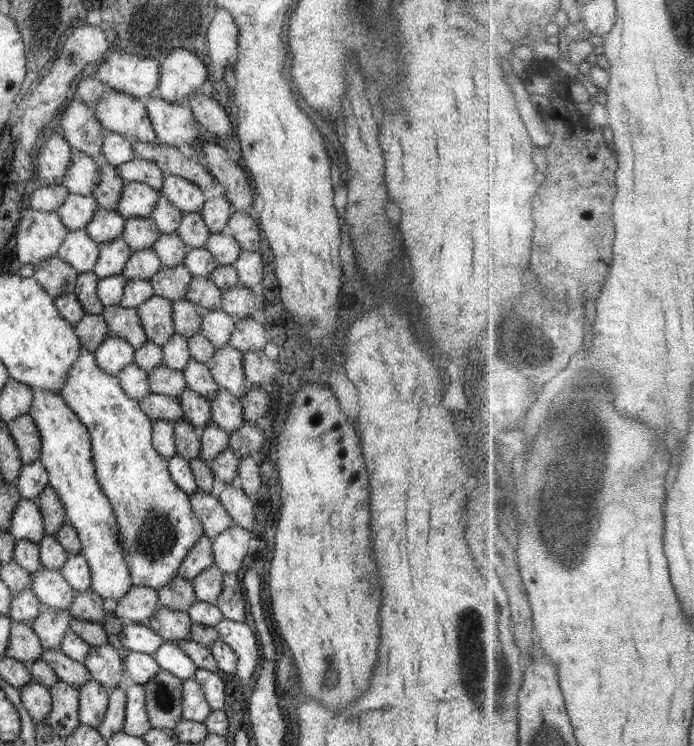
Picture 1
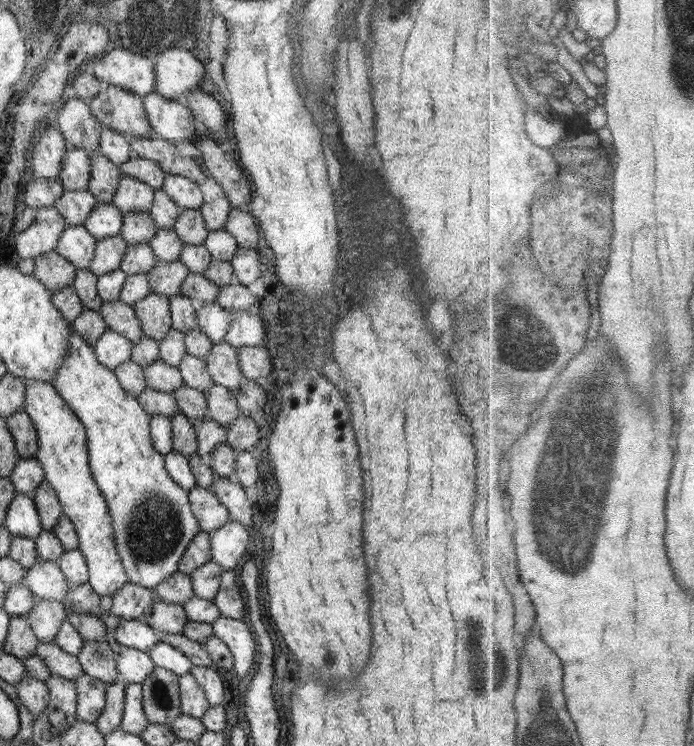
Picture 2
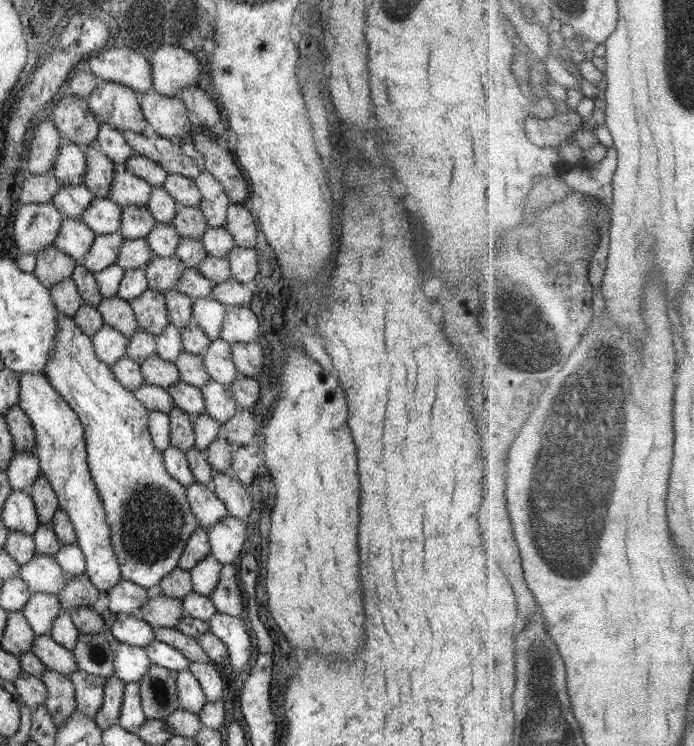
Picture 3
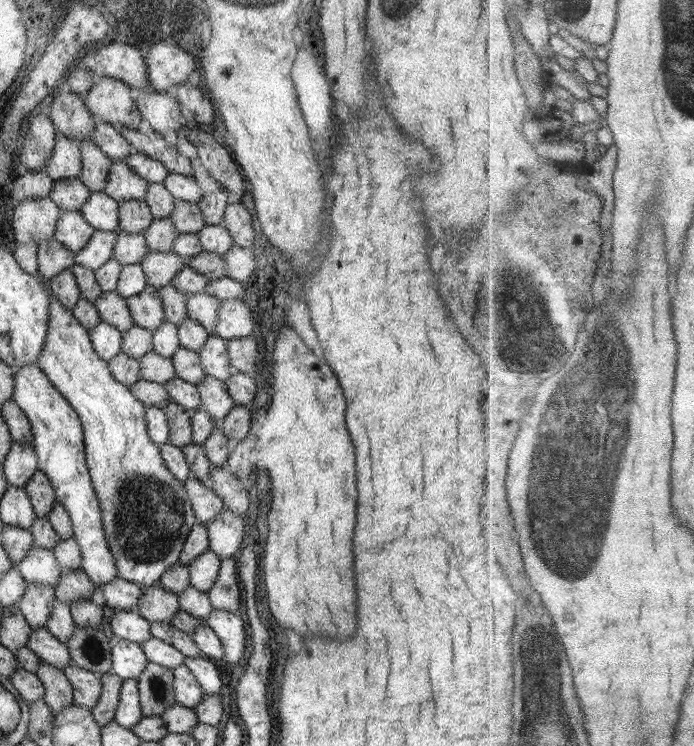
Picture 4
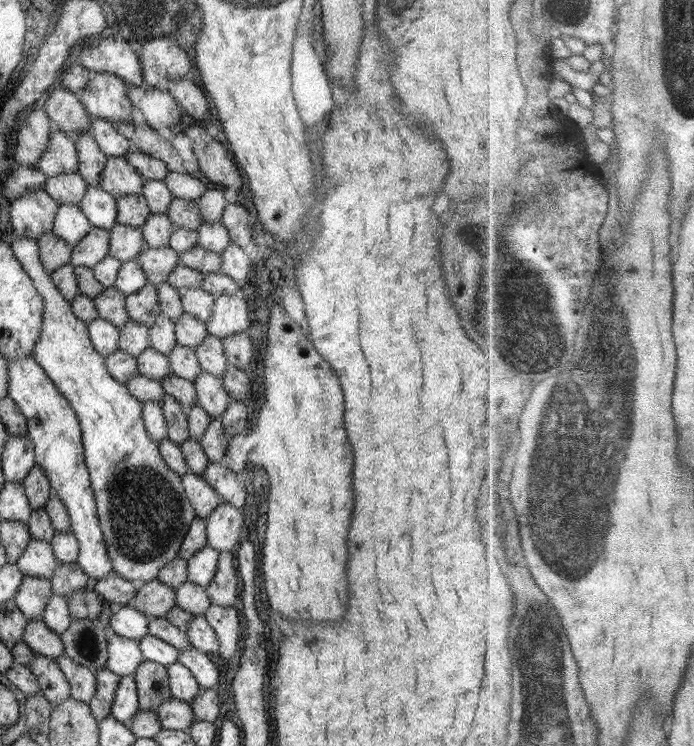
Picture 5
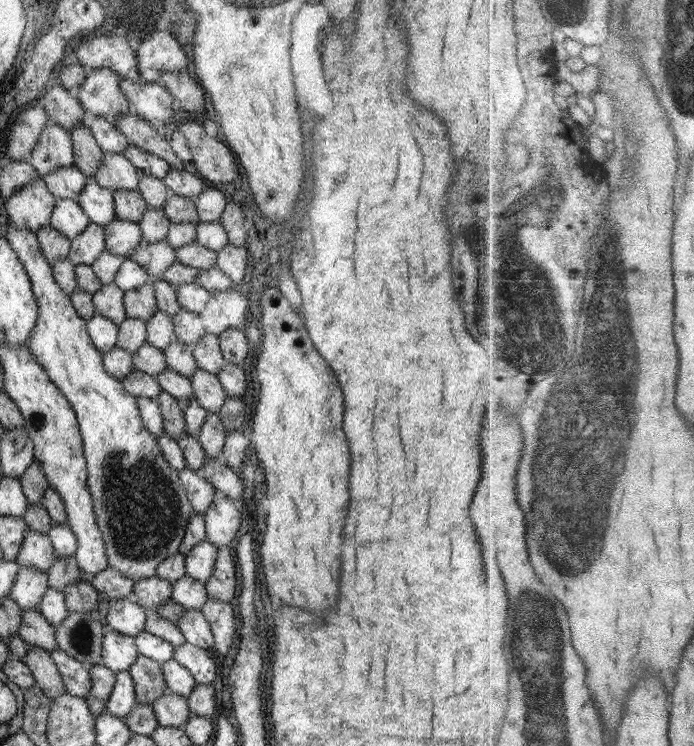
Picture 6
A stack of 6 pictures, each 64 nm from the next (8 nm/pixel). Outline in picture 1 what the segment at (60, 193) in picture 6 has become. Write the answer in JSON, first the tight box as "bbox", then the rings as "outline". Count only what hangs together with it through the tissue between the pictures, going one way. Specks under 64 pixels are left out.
{"bbox":[56,193,98,231],"outline":[[[68,193],[66,201],[56,209],[68,231],[86,230],[86,225],[96,215],[98,201],[92,195]]]}

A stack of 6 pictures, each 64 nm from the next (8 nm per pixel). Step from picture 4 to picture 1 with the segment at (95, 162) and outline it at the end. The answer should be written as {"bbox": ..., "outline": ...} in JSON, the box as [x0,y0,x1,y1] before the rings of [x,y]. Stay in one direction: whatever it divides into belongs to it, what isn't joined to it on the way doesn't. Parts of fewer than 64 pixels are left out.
{"bbox":[92,162,124,211],"outline":[[[108,162],[100,165],[100,181],[92,191],[92,196],[98,201],[99,207],[111,211],[118,210],[122,189],[124,189],[124,181],[118,175],[116,167]]]}

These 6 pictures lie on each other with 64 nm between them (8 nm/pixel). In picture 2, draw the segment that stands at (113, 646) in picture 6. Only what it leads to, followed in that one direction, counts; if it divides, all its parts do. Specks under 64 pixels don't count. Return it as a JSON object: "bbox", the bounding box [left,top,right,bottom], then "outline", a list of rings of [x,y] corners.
{"bbox":[116,647,154,683],"outline":[[[126,647],[117,655],[116,664],[120,679],[126,683],[140,683],[154,671],[154,661],[148,651]]]}

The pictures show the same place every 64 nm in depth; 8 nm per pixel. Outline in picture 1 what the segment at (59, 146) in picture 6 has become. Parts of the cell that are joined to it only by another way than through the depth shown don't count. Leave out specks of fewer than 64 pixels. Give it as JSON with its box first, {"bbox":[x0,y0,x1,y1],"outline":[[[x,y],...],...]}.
{"bbox":[62,149,100,195],"outline":[[[72,149],[72,163],[66,169],[62,185],[70,193],[92,195],[98,181],[100,181],[100,165],[87,154]]]}

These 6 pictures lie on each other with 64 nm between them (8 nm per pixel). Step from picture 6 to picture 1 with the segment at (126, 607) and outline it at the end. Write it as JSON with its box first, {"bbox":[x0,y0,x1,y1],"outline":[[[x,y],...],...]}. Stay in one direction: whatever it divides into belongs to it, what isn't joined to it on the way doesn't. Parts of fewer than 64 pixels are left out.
{"bbox":[120,622,163,656],"outline":[[[124,622],[120,632],[120,642],[130,651],[154,656],[154,651],[162,646],[163,638],[146,624]]]}

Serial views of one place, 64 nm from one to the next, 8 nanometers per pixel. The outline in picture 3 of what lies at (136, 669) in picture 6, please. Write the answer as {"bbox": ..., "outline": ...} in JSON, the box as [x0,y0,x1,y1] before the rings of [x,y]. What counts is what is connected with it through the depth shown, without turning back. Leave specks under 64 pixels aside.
{"bbox":[140,664,179,720],"outline":[[[152,664],[140,679],[141,706],[147,719],[165,720],[179,708],[177,673]]]}

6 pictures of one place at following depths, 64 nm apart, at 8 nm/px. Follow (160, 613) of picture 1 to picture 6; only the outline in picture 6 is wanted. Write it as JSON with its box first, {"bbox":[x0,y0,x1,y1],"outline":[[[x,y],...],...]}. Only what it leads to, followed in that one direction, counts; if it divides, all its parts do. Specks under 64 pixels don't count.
{"bbox":[130,575,172,612],"outline":[[[158,575],[144,577],[134,581],[130,598],[146,609],[146,612],[158,610],[158,605],[172,598],[172,584]]]}

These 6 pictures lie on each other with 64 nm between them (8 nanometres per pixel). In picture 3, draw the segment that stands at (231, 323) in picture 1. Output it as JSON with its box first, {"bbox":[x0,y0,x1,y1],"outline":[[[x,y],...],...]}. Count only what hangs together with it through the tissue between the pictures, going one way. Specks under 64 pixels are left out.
{"bbox":[192,296,226,340],"outline":[[[211,296],[194,299],[192,305],[194,322],[206,333],[209,340],[220,339],[226,308]]]}

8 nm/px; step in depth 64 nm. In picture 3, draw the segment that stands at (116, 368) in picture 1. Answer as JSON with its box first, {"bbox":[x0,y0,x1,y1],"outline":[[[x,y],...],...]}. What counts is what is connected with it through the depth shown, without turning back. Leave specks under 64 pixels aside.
{"bbox":[91,324,128,367],"outline":[[[107,324],[100,327],[91,339],[96,356],[109,367],[114,365],[118,359],[126,357],[128,338]]]}

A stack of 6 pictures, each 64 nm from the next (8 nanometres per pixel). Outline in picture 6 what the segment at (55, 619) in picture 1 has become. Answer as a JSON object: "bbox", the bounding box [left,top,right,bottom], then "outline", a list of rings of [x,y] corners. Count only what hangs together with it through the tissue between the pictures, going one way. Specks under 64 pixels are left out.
{"bbox":[9,566,49,611],"outline":[[[19,566],[18,575],[14,577],[14,585],[9,597],[20,606],[22,611],[26,609],[38,609],[40,599],[49,589],[48,576],[44,571],[36,567]]]}

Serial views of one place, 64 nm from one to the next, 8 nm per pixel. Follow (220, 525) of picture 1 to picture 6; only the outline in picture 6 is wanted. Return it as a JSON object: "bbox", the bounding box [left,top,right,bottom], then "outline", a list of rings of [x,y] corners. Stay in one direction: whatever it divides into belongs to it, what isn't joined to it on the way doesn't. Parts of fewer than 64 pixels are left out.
{"bbox":[179,468,216,515],"outline":[[[190,468],[179,472],[179,480],[186,491],[192,509],[197,514],[204,515],[212,501],[214,501],[214,497],[216,497],[214,486]]]}

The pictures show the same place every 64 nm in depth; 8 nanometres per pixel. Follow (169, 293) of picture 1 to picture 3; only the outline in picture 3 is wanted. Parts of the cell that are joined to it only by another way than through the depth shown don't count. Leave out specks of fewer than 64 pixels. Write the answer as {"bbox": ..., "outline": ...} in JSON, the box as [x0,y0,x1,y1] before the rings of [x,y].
{"bbox":[144,255,186,293],"outline":[[[154,255],[144,269],[149,288],[161,293],[176,289],[176,283],[186,268],[185,262],[176,255],[171,257]]]}

